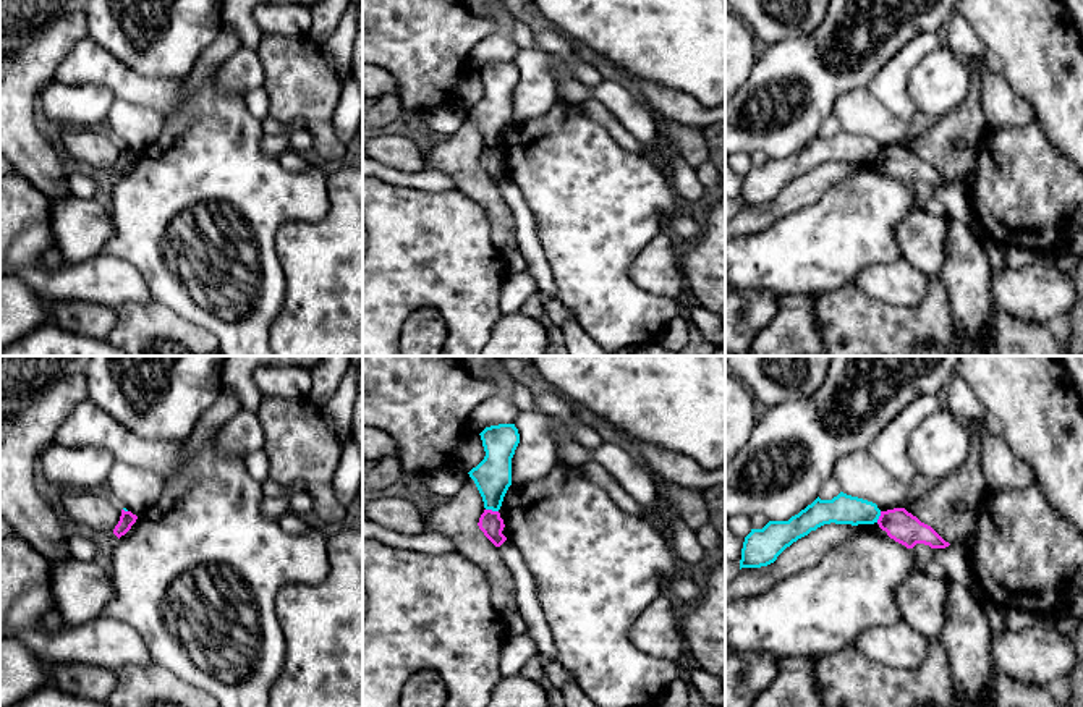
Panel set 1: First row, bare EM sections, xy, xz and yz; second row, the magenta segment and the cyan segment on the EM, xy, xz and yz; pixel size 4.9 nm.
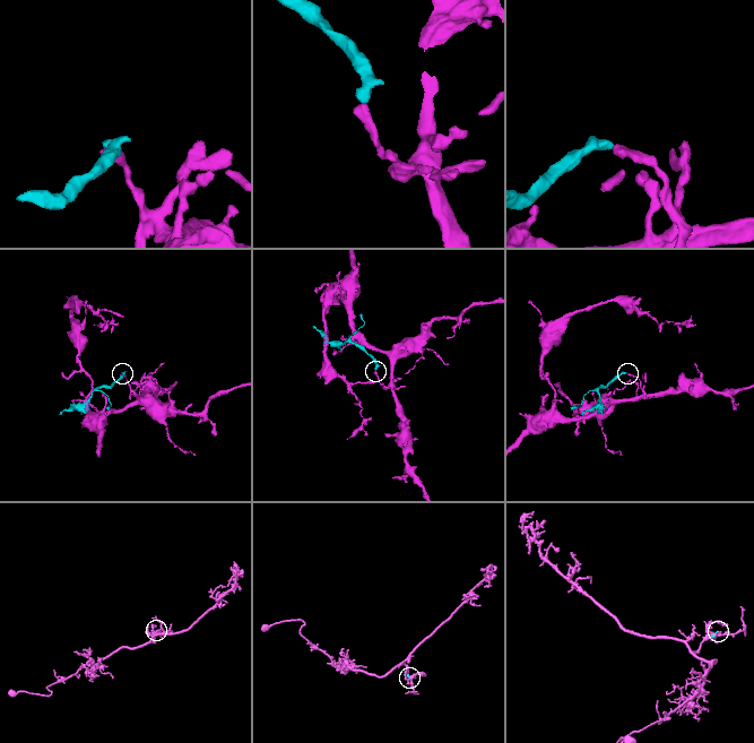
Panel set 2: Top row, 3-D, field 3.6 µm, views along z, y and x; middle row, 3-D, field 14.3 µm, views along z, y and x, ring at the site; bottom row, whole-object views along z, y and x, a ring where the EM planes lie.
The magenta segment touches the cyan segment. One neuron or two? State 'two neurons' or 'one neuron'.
two neurons

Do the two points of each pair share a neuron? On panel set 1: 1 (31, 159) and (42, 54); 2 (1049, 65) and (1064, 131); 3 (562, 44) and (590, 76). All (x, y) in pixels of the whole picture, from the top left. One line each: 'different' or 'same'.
1: same
2: same
3: same

